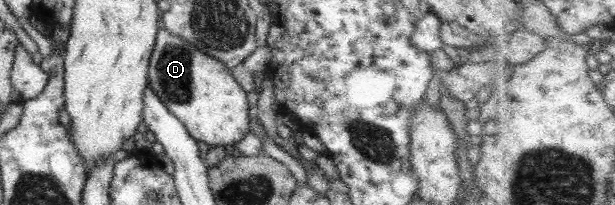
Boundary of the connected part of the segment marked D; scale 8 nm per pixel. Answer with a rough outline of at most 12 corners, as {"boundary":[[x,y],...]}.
{"boundary":[[160,26],[147,86],[209,147],[249,132],[230,70]]}

